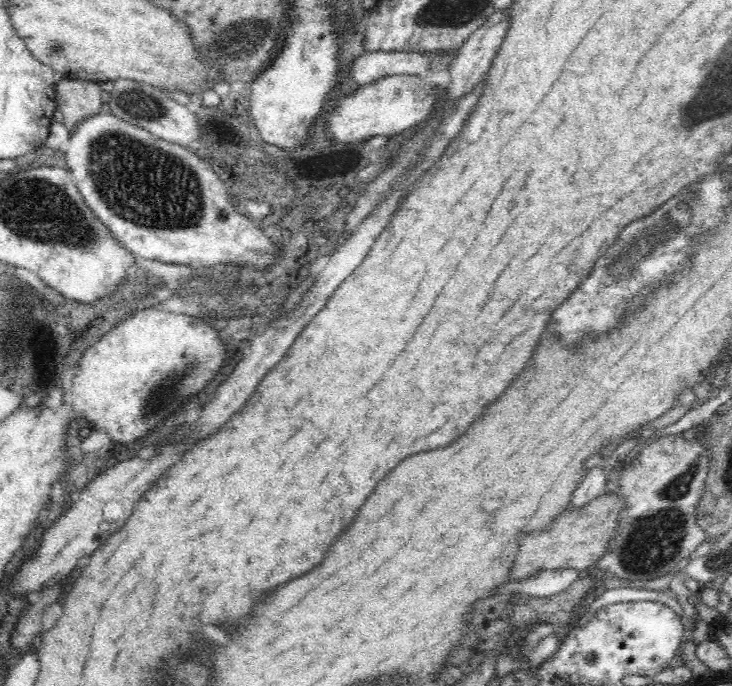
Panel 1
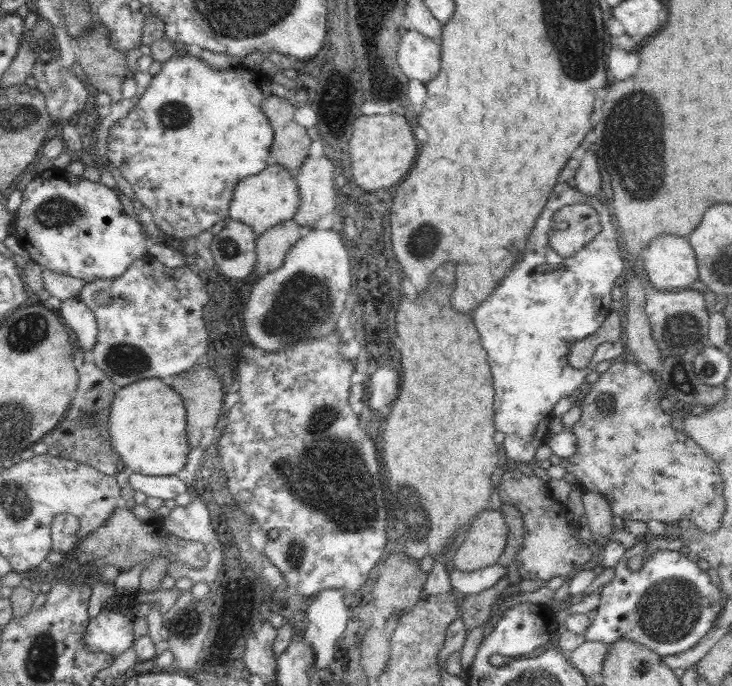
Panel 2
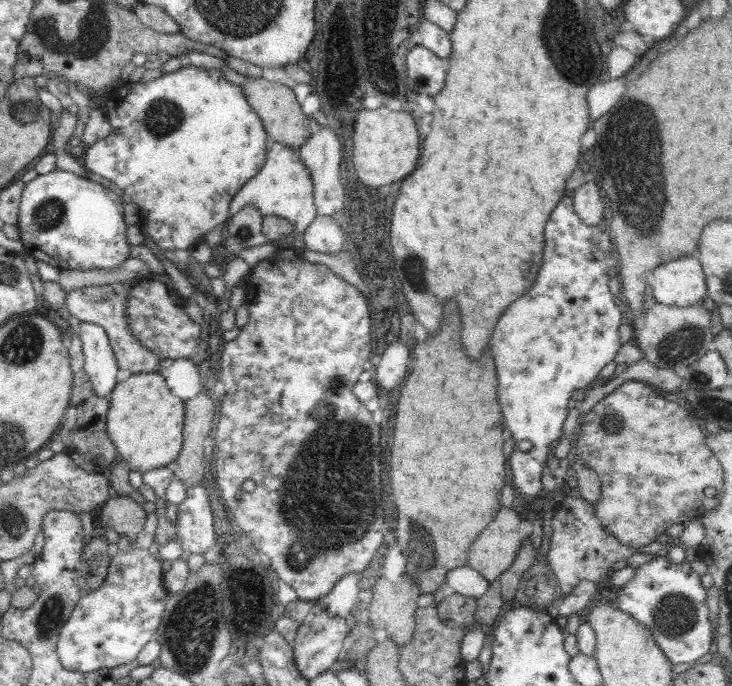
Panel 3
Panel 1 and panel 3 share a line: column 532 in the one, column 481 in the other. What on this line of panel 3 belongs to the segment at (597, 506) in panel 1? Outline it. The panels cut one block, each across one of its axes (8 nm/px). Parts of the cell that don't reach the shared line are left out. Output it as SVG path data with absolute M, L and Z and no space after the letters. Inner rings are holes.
M502 508L494 522L490 522L488 526L480 532L476 537L476 541L471 544L468 551L468 564L473 570L477 570L478 574L488 580L489 583L498 581L500 576L514 564L517 552L523 542L523 538L518 533L518 526L524 517L519 512L518 508Z

